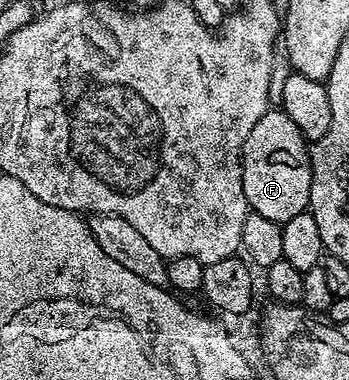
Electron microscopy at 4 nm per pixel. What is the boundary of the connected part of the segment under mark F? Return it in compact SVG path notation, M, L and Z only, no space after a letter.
M269 109L253 125L249 137L243 142L243 188L248 208L261 217L269 217L269 221L277 224L288 223L293 217L308 210L311 201L311 156L308 144L303 138L301 129L293 125L293 117L289 117L281 109Z

